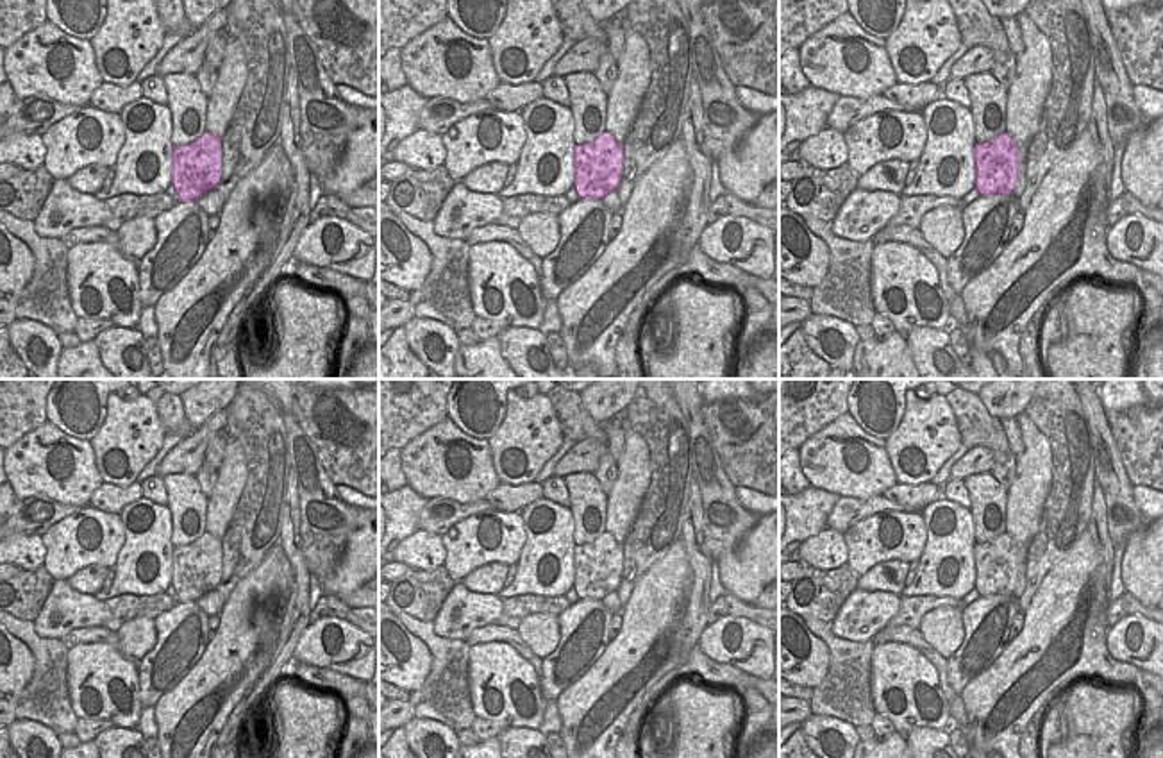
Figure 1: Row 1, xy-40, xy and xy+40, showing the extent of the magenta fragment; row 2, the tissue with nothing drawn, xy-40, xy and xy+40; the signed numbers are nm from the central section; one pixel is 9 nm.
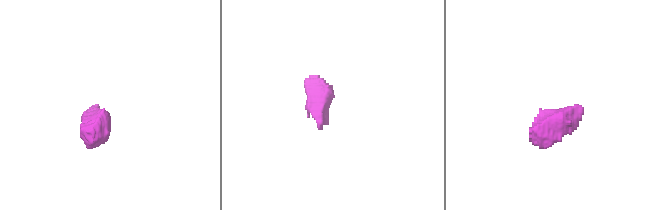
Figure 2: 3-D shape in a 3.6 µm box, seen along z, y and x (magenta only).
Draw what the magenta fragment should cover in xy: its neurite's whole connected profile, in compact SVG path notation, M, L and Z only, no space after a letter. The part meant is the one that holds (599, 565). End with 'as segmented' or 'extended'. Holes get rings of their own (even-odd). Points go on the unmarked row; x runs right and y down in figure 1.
M602 533L597 540L573 549L573 588L579 601L602 601L616 592L623 574L623 545L613 535Z; as segmented

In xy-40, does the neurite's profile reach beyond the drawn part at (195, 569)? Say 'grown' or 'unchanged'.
unchanged

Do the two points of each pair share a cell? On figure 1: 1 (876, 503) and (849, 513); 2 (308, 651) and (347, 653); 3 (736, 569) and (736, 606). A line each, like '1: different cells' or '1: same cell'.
1: same cell
2: same cell
3: different cells

